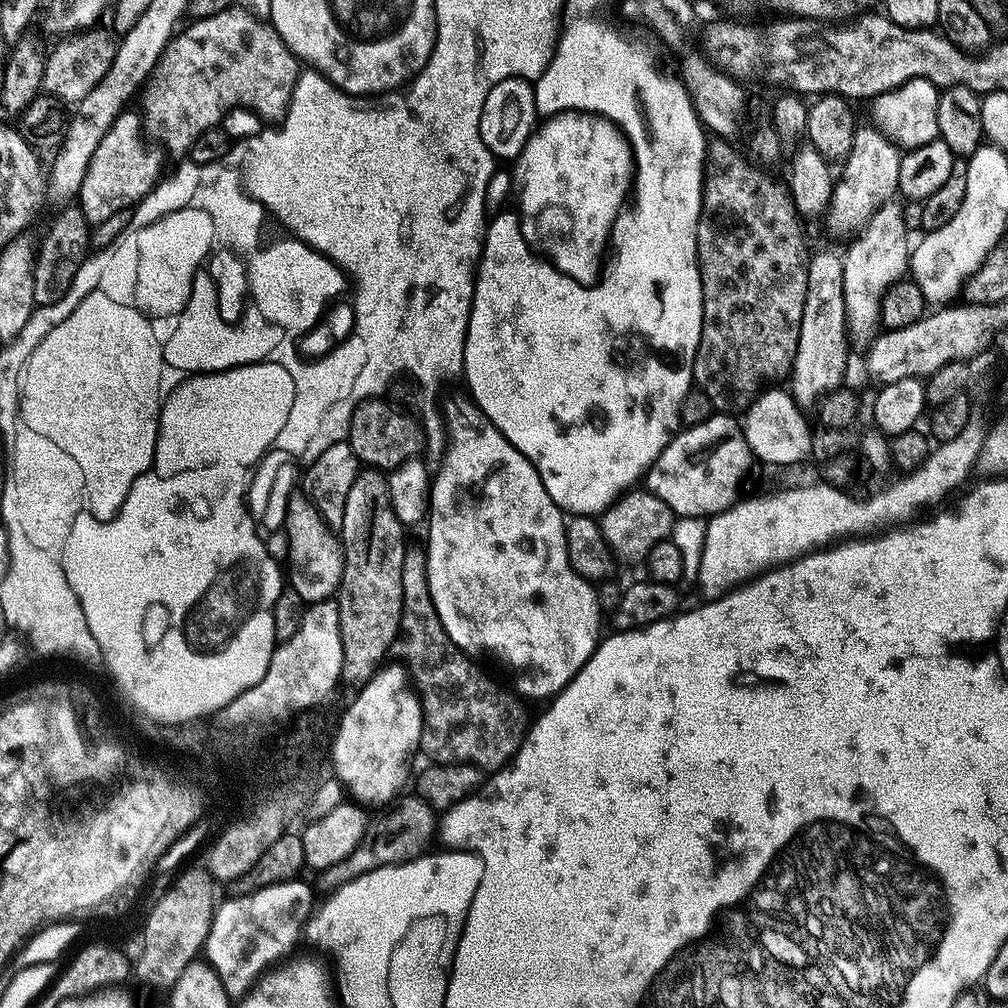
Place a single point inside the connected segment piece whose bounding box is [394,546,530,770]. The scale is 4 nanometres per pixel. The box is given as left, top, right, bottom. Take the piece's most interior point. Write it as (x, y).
(468, 718)

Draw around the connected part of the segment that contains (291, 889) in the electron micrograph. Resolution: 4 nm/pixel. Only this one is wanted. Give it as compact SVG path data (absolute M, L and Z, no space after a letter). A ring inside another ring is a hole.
M300 878L287 880L281 884L271 884L265 888L260 888L257 892L251 892L245 896L233 895L232 900L226 901L225 904L223 901L217 907L210 926L210 934L206 938L202 952L207 963L211 964L218 974L218 978L222 982L222 986L228 991L229 997L240 998L248 993L253 984L265 972L291 953L288 951L295 946L296 939L302 936L314 911L312 888L308 884L303 884L302 881L303 879Z

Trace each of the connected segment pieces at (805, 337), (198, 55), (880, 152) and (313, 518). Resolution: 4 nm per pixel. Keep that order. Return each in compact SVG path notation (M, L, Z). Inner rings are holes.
M820 252L808 261L808 285L806 286L806 306L802 310L802 326L798 334L798 350L790 373L790 393L796 403L808 410L812 403L836 391L845 383L844 371L848 368L848 319L844 305L844 261L832 252Z
M233 6L201 20L193 19L192 25L185 32L177 31L169 40L166 50L156 64L156 69L142 89L139 100L141 99L140 104L144 107L143 131L149 137L152 135L158 143L164 144L165 150L172 156L187 157L198 134L217 127L222 118L233 109L248 109L264 122L283 121L288 113L296 89L296 79L302 71L301 65L291 50L284 45L284 39L276 33L271 23L256 16L247 7L244 8Z
M857 127L853 138L853 148L847 159L843 161L844 169L838 172L838 179L832 190L832 200L828 204L826 213L828 232L832 236L855 237L867 224L868 219L883 204L889 203L898 192L901 149L897 148L891 140L887 140L876 127L867 127Z
M293 491L286 506L283 535L288 535L287 583L306 602L326 600L337 595L343 574L344 549L341 537L322 517L303 491Z

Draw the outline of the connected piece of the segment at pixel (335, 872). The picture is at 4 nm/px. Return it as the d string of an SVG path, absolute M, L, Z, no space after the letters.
M401 794L383 809L381 816L373 815L368 822L366 834L356 848L350 850L341 861L334 862L319 873L320 884L327 890L341 888L346 882L358 878L375 868L387 868L390 864L403 864L423 856L429 851L428 843L434 840L438 830L437 813L427 802L415 794Z

